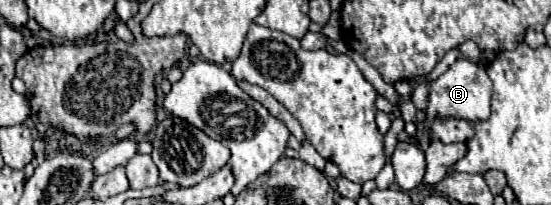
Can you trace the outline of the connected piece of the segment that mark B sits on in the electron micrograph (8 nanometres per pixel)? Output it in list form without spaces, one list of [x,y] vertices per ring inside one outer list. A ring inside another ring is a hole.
[[[457,59],[439,79],[435,79],[431,83],[429,109],[425,111],[427,119],[431,121],[435,115],[441,115],[441,117],[467,119],[471,123],[485,121],[485,119],[489,119],[491,87],[493,87],[493,83],[489,81],[483,65],[475,65],[475,63],[467,61],[467,59]]]

